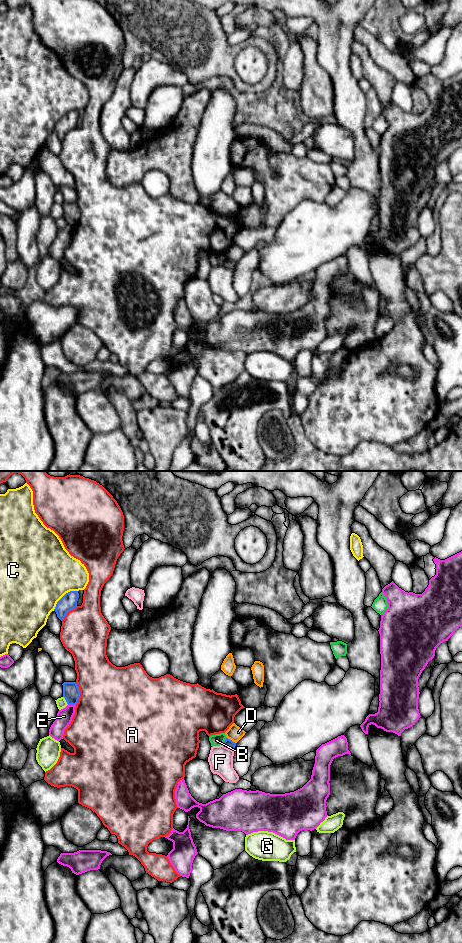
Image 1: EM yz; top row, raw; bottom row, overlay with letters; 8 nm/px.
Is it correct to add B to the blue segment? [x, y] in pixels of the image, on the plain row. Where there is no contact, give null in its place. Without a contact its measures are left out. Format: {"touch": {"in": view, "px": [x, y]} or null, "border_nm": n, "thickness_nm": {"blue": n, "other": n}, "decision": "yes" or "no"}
{"touch": {"in": "yz", "px": [224, 261]}, "border_nm": 80, "thickness_nm": {"blue": 70, "other": 100}, "decision": "no"}

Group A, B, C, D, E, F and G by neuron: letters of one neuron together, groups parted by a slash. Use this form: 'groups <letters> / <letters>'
groups A / B G / C / D / E / F

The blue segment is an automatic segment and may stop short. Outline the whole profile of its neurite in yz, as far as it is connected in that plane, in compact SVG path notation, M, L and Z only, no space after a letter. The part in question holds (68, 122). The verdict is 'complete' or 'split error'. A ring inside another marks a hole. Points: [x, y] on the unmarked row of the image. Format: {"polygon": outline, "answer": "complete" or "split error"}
{"polygon": "M70 111L66 113L56 124L54 131L57 137L62 141L66 134L77 127L79 118L78 111Z", "answer": "complete"}

